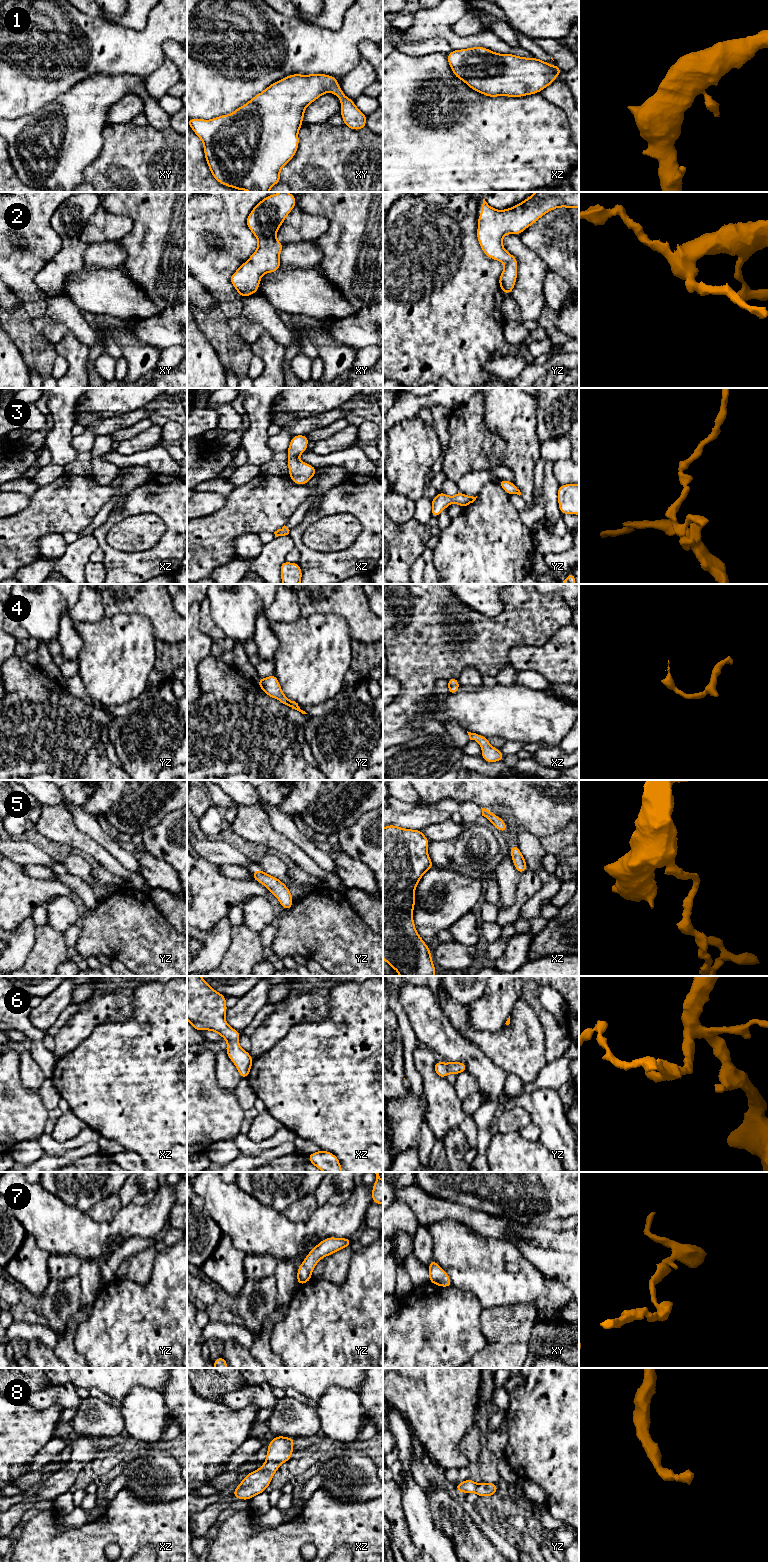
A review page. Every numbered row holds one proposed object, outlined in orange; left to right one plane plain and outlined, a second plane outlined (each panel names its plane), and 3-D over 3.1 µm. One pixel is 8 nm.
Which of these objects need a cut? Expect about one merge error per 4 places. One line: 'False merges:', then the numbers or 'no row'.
False merges: no row

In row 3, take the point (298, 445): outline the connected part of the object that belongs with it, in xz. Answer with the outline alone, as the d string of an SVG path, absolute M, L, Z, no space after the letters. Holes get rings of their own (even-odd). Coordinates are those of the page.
M294 435L291 439L287 454L287 464L291 480L297 485L305 485L316 475L317 469L310 464L300 461L297 457L307 451L309 439L307 435Z

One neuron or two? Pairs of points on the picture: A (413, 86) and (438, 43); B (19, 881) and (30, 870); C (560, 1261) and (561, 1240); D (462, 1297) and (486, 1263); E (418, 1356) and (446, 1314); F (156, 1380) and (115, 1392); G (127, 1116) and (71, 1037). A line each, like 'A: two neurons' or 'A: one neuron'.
A: two neurons
B: two neurons
C: two neurons
D: two neurons
E: one neuron
F: one neuron
G: two neurons

